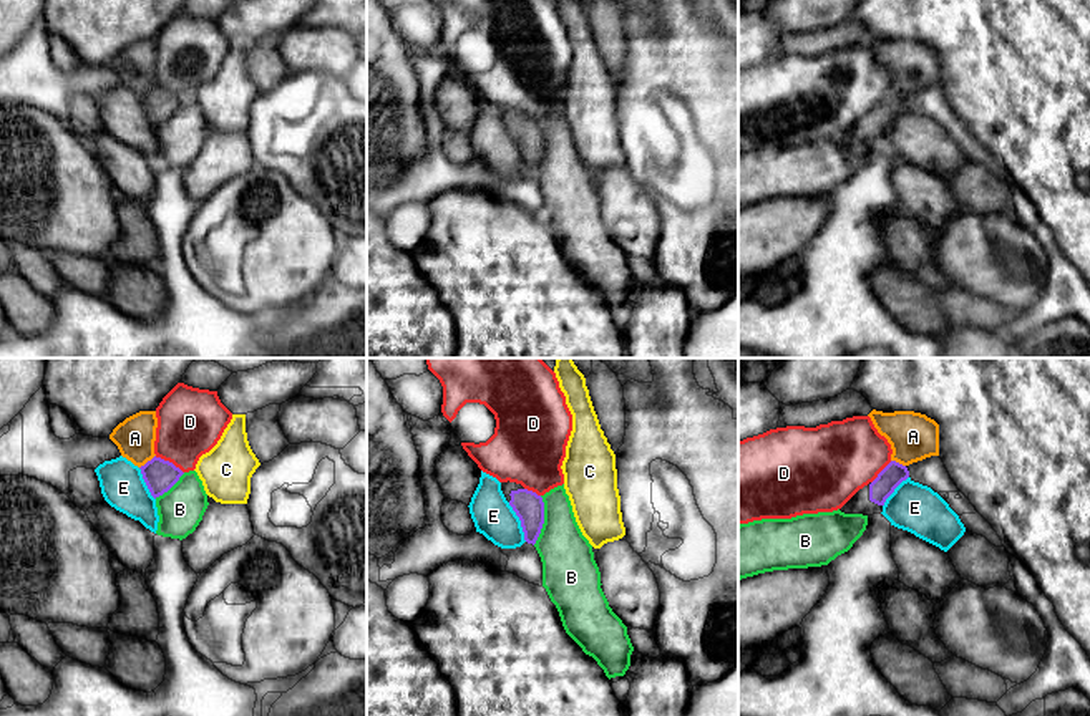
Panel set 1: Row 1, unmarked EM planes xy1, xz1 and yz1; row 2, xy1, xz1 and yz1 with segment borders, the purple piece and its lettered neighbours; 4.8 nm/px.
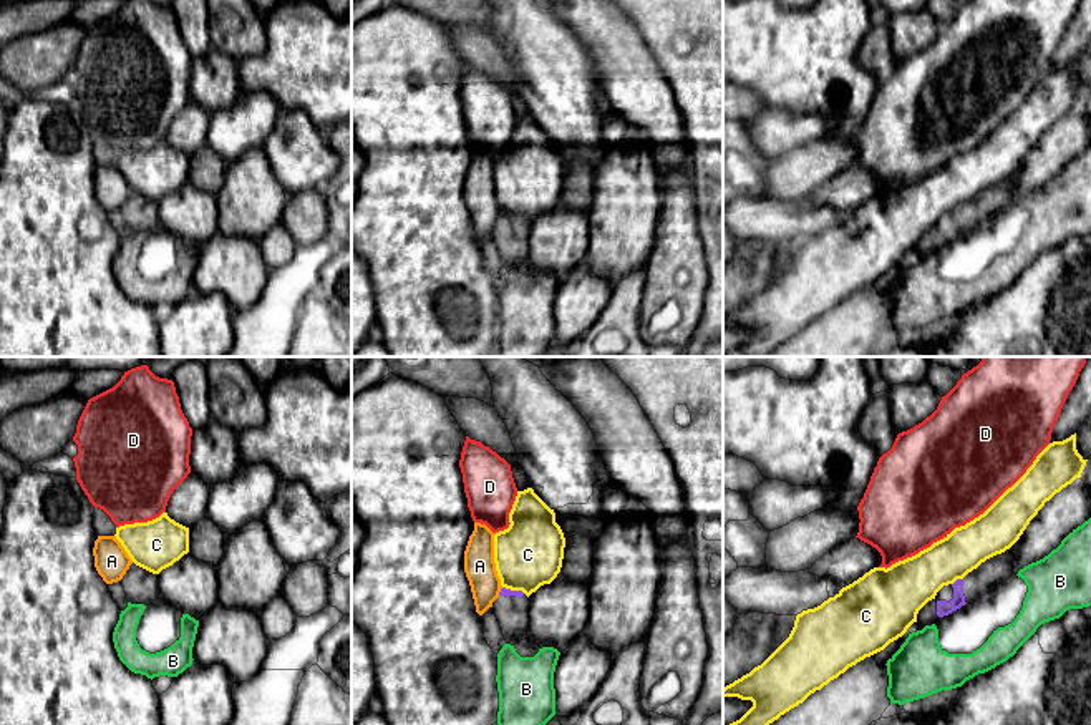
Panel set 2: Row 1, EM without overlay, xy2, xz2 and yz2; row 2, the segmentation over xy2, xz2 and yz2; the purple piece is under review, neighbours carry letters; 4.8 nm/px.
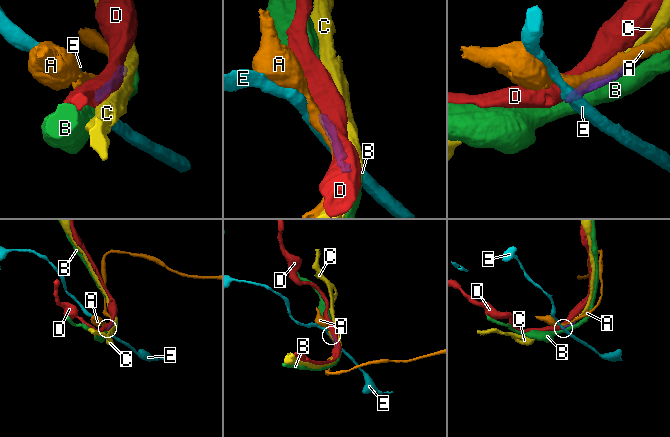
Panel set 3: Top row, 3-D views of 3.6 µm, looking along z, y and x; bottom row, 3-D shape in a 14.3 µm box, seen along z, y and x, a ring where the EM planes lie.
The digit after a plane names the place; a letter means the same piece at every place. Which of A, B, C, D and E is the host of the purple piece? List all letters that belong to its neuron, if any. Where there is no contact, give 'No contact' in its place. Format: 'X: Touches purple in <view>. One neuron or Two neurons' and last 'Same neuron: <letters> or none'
A: Touches purple in xy1. Two neurons
B: Touches purple in xz1. Two neurons
C: Touches purple in yz2. Two neurons
D: Touches purple in xy1. Two neurons
E: Touches purple in xz1. Two neurons
Same neuron: none

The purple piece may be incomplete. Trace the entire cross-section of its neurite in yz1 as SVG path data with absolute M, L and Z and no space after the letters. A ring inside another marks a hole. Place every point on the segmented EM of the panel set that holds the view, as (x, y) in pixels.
M891 461L873 482L859 489L839 510L863 515L881 514L886 499L908 477L908 467Z

